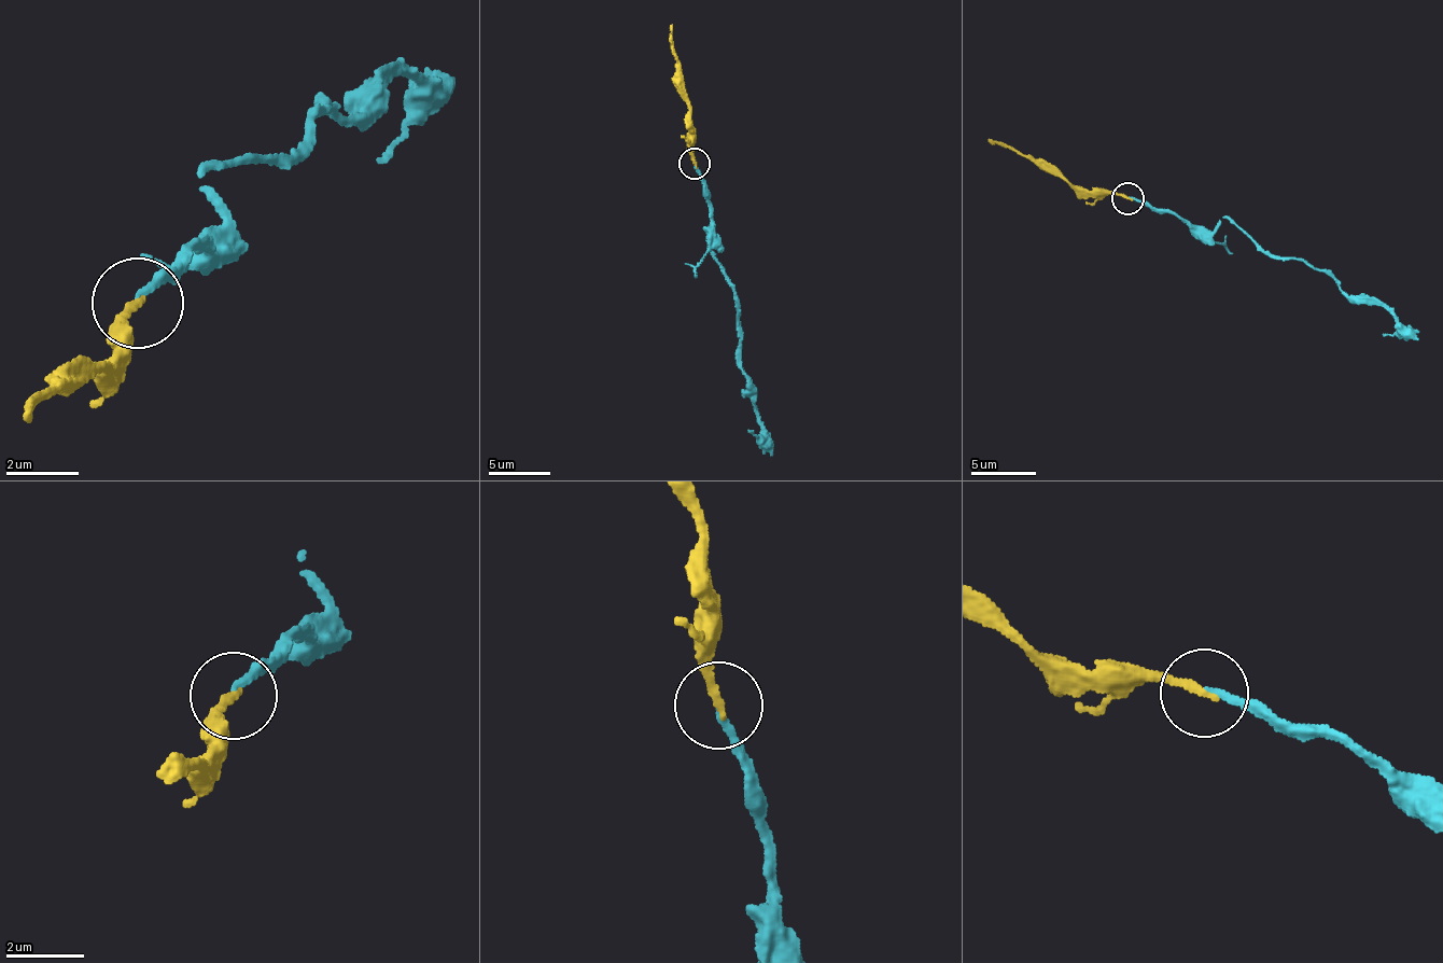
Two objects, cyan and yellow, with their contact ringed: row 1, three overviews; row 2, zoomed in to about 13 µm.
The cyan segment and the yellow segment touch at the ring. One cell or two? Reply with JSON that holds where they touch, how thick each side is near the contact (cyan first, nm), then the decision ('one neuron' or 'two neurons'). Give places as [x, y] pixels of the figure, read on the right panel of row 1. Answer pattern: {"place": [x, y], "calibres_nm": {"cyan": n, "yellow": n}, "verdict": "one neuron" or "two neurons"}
{"place": [1128, 198], "calibres_nm": {"cyan": 160, "yellow": 200}, "verdict": "one neuron"}

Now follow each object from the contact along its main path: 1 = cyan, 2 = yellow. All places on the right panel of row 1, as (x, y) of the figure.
1: (1129, 196), (1208, 229), (1234, 218), (1264, 253), (1370, 295), (1395, 317), (1398, 331), (1382, 335)
2: (1129, 199), (1080, 193), (1062, 176), (1039, 170), (989, 139)

